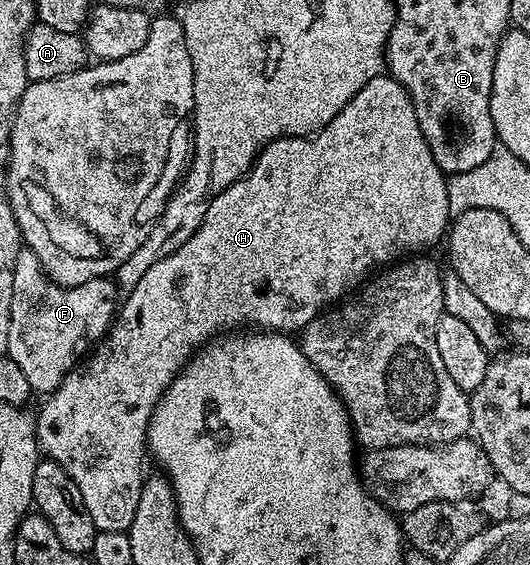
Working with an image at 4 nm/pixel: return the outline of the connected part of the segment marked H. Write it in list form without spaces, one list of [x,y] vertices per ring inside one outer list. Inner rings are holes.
[[[387,73],[373,77],[373,81],[369,81],[365,89],[361,89],[361,93],[357,93],[357,97],[353,97],[353,101],[349,101],[349,105],[345,105],[345,109],[341,109],[341,113],[337,113],[337,117],[333,117],[333,121],[329,121],[329,125],[325,125],[316,135],[274,139],[265,144],[259,156],[255,158],[253,166],[237,182],[229,185],[229,189],[217,193],[217,197],[211,199],[209,209],[205,209],[205,221],[201,221],[197,233],[193,233],[193,237],[189,237],[189,241],[185,241],[185,245],[181,245],[177,253],[161,257],[161,261],[150,267],[145,277],[141,277],[141,281],[137,281],[137,285],[133,285],[133,289],[126,292],[124,299],[127,300],[124,303],[122,300],[111,330],[95,344],[90,354],[78,364],[77,369],[64,377],[62,385],[44,398],[47,400],[44,401],[43,408],[35,415],[35,436],[40,452],[57,465],[61,465],[61,469],[65,469],[69,477],[73,477],[77,489],[81,489],[81,497],[85,497],[85,505],[89,505],[91,515],[107,515],[106,530],[127,532],[137,513],[137,501],[141,501],[141,489],[145,478],[143,455],[145,459],[147,426],[164,389],[183,370],[184,363],[203,344],[211,342],[220,333],[228,329],[246,328],[243,327],[246,323],[251,329],[276,333],[302,332],[309,321],[319,316],[320,311],[342,300],[348,293],[354,292],[376,269],[394,264],[412,253],[422,252],[419,251],[422,247],[433,246],[439,238],[440,242],[448,234],[449,224],[453,219],[449,209],[447,181],[448,176],[444,175],[437,161],[433,161],[433,153],[429,153],[429,145],[421,133],[421,125],[417,125],[417,113],[409,93]]]

